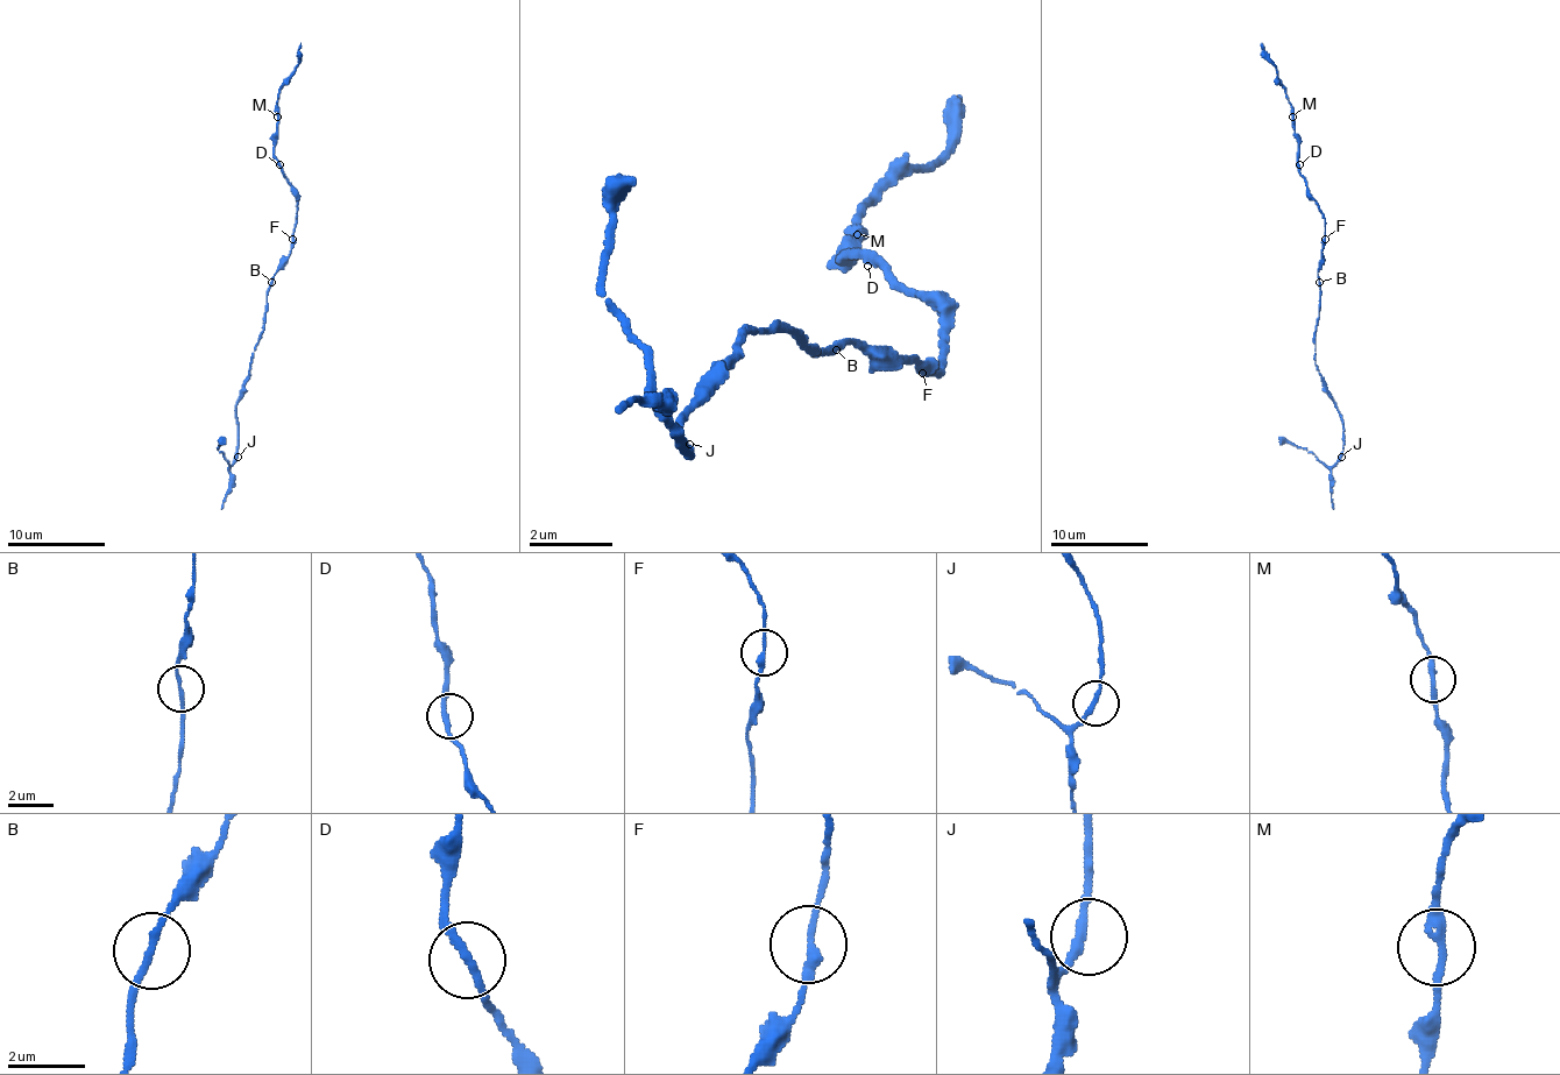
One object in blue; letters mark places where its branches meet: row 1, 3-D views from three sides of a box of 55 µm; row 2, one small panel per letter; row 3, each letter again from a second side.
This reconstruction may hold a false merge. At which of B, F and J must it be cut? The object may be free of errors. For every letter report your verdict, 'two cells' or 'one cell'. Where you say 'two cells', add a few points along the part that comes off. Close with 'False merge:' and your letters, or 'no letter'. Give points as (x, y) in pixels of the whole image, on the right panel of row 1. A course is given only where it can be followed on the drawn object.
B: one cell
F: one cell
J: one cell
False merge: no letter

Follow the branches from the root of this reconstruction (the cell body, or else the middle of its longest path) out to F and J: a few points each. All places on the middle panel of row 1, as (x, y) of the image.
F: (836, 349), (846, 339), (857, 349), (888, 349), (920, 370)
J: (836, 349), (805, 349), (784, 329), (752, 329), (679, 412), (679, 444), (689, 454), (689, 444)

